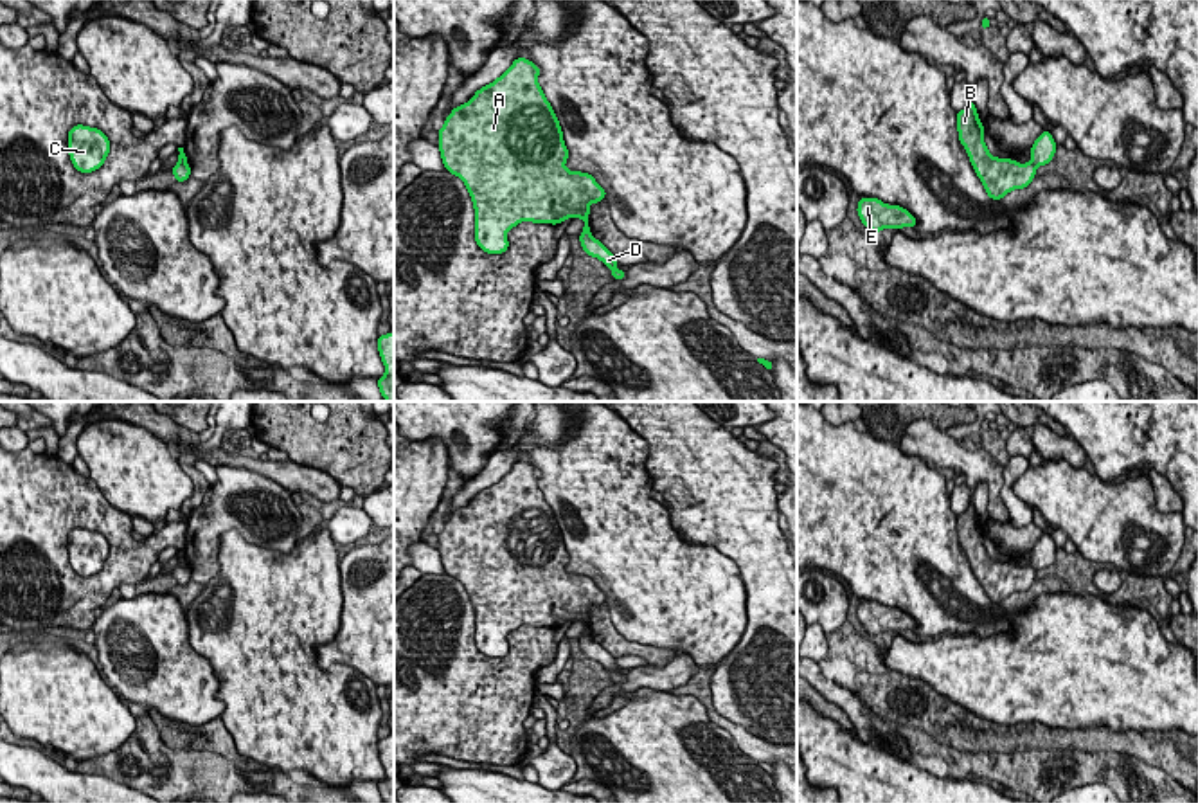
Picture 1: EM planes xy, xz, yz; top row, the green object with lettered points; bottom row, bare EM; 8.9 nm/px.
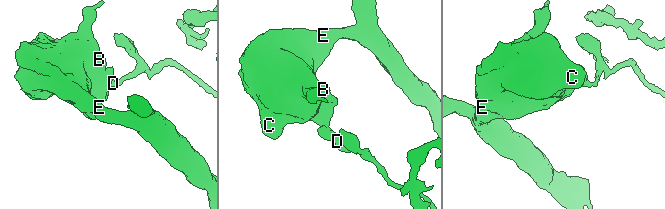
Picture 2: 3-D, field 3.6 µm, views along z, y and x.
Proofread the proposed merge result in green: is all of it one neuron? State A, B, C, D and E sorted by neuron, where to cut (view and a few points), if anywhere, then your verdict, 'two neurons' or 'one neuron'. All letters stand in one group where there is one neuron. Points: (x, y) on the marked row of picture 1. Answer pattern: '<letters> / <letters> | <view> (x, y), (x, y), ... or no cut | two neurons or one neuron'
A B C E / D | xz (583, 231), (589, 233) | two neurons

